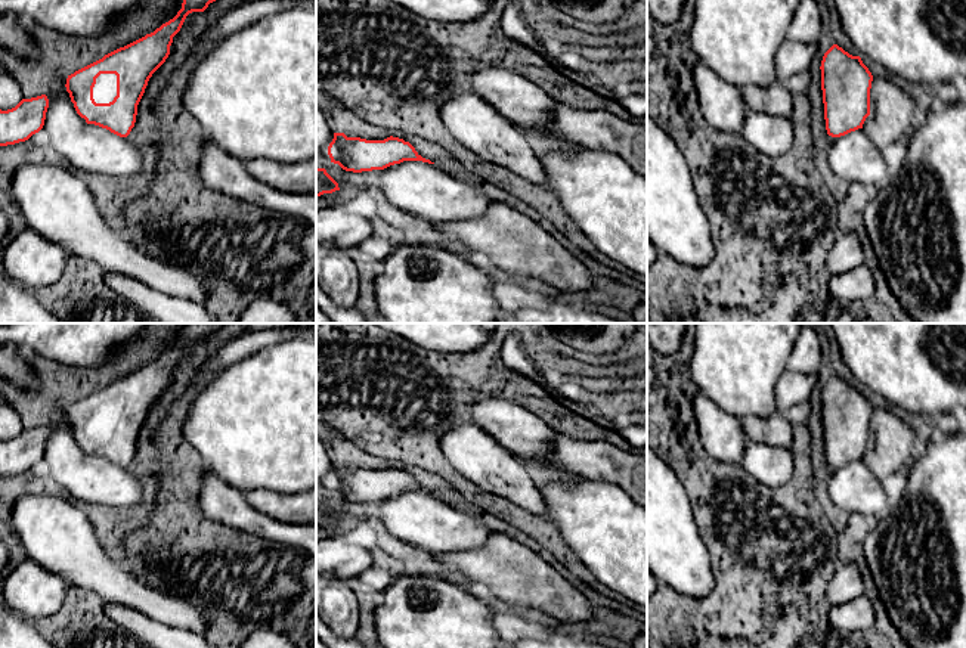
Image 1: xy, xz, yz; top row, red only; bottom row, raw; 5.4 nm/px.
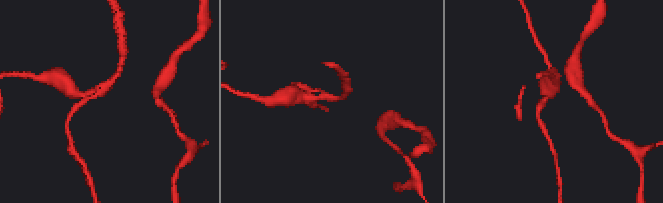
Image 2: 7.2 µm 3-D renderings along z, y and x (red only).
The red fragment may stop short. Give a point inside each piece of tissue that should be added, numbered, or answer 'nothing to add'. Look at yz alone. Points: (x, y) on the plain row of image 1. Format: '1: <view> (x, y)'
nothing to add

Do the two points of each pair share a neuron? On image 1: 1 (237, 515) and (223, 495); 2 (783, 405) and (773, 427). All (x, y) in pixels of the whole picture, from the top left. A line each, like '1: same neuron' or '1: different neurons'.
1: same neuron
2: different neurons

